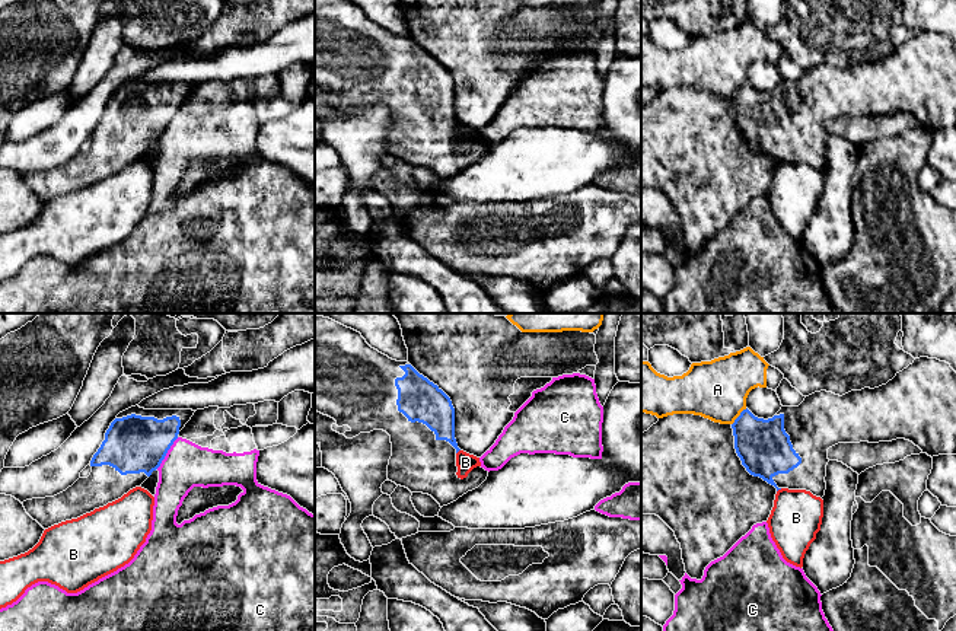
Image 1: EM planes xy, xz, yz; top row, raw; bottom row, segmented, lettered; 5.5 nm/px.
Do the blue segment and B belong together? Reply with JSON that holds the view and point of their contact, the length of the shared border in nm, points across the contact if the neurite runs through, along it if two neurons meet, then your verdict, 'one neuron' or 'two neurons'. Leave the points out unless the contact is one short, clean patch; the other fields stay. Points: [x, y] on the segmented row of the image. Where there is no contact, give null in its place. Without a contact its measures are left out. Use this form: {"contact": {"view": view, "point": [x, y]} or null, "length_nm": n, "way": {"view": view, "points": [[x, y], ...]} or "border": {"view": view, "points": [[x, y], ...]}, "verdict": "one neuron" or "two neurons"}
{"contact": {"view": "yz", "point": [778, 488]}, "length_nm": 40, "border": {"view": "yz", "points": [[781, 488], [777, 491]]}, "verdict": "two neurons"}

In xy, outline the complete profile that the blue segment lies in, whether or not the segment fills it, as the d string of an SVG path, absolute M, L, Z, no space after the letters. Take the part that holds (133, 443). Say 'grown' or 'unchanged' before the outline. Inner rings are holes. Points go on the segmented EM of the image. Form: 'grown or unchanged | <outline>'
grown | M138 405L120 412L90 460L90 475L54 497L23 501L26 513L48 529L121 498L160 466L194 412Z

